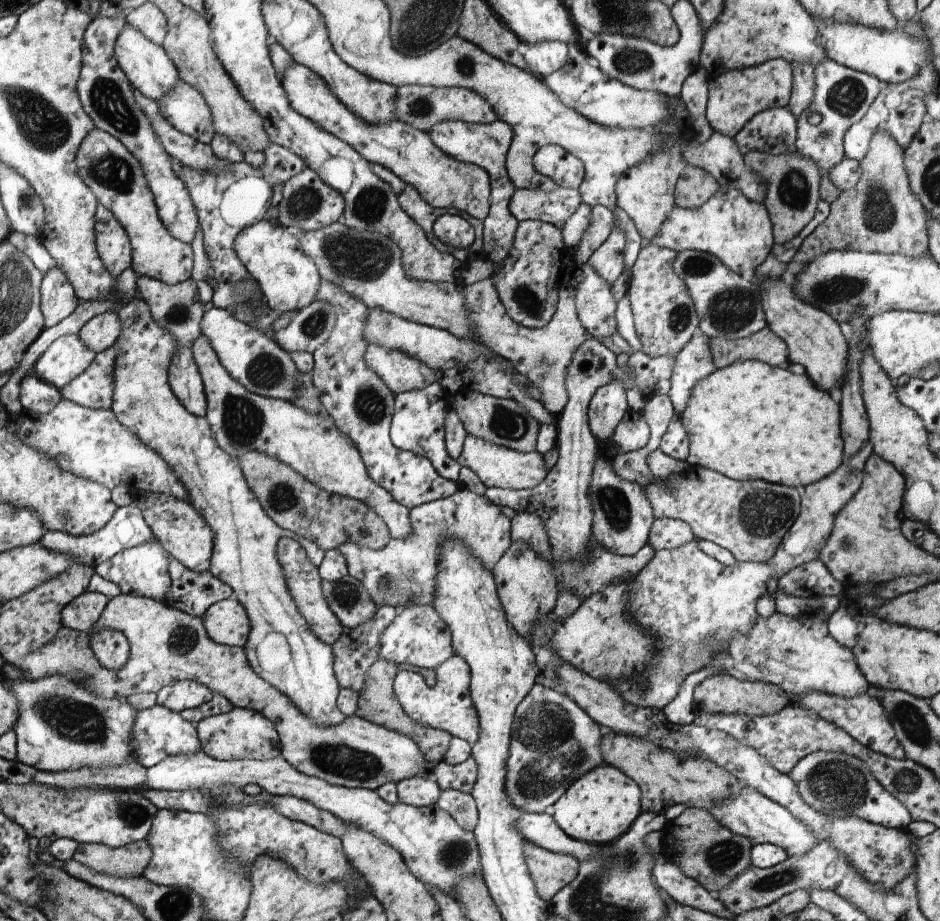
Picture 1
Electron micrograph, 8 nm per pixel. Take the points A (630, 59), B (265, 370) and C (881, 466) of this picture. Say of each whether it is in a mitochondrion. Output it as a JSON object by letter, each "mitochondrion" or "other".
{"A":"mitochondrion","B":"mitochondrion","C":"other"}

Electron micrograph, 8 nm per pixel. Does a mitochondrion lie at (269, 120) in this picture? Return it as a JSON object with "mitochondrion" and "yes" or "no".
{"mitochondrion":"no"}

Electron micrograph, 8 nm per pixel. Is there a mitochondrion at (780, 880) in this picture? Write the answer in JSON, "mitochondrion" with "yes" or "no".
{"mitochondrion":"yes"}

